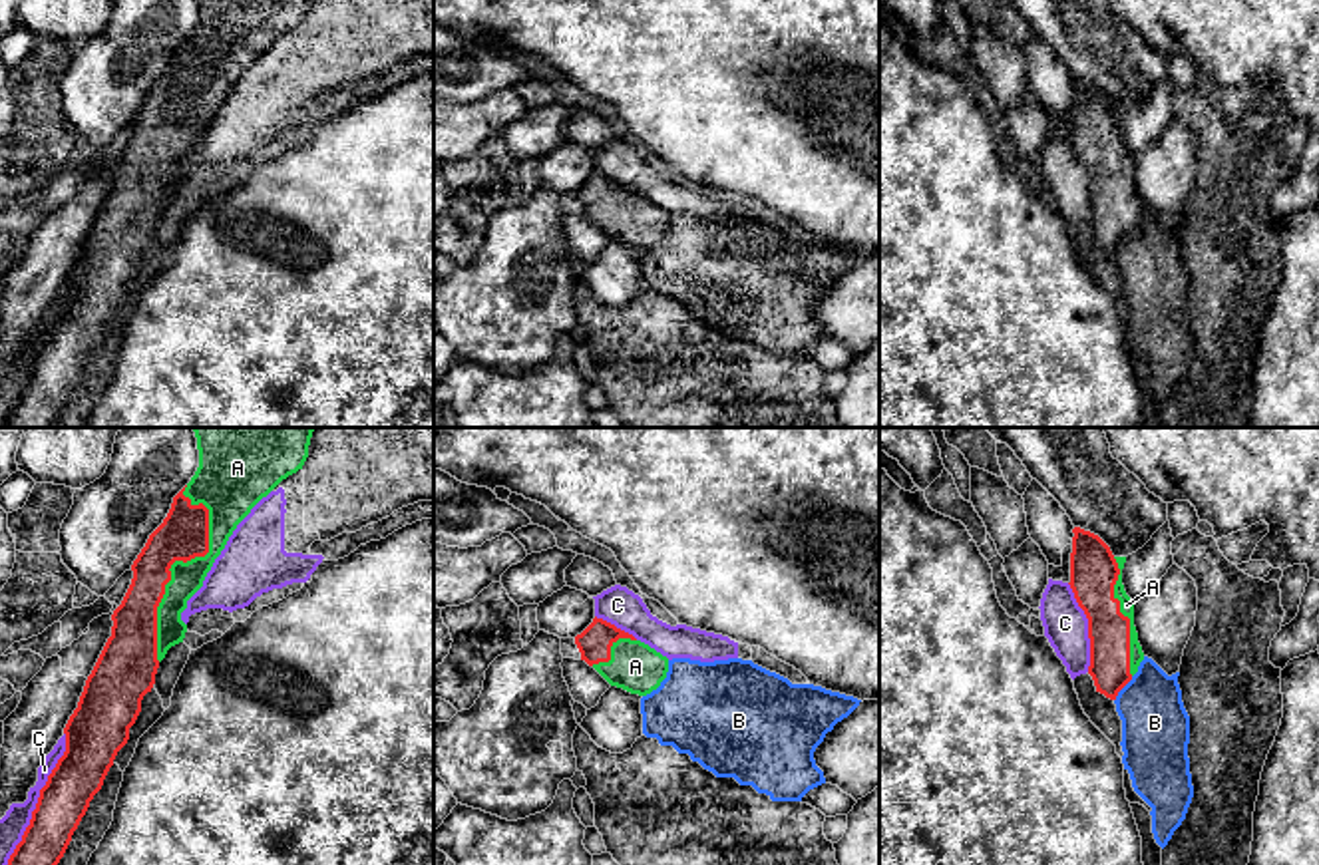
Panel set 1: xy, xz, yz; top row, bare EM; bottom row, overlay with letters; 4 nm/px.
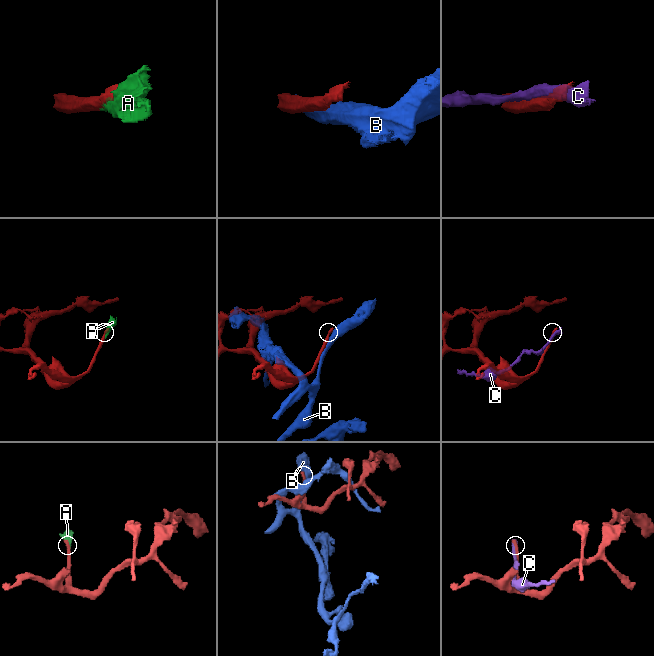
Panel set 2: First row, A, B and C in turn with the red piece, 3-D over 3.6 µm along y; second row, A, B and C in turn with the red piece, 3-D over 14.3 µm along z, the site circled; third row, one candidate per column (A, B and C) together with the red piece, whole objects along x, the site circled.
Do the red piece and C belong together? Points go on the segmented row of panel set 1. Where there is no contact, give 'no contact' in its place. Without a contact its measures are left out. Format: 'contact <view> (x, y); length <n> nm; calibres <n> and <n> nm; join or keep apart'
contact xy (38, 798); length 600 nm; calibres 200 and 110 nm; keep apart

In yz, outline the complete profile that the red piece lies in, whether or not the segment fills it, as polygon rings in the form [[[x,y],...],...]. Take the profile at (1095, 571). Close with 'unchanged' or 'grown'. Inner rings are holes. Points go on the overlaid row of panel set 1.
[[[1072,529],[1070,589],[1088,618],[1090,666],[1096,692],[1116,700],[1144,660],[1134,626],[1134,601],[1122,585],[1126,557],[1114,557],[1094,533]]] | grown

